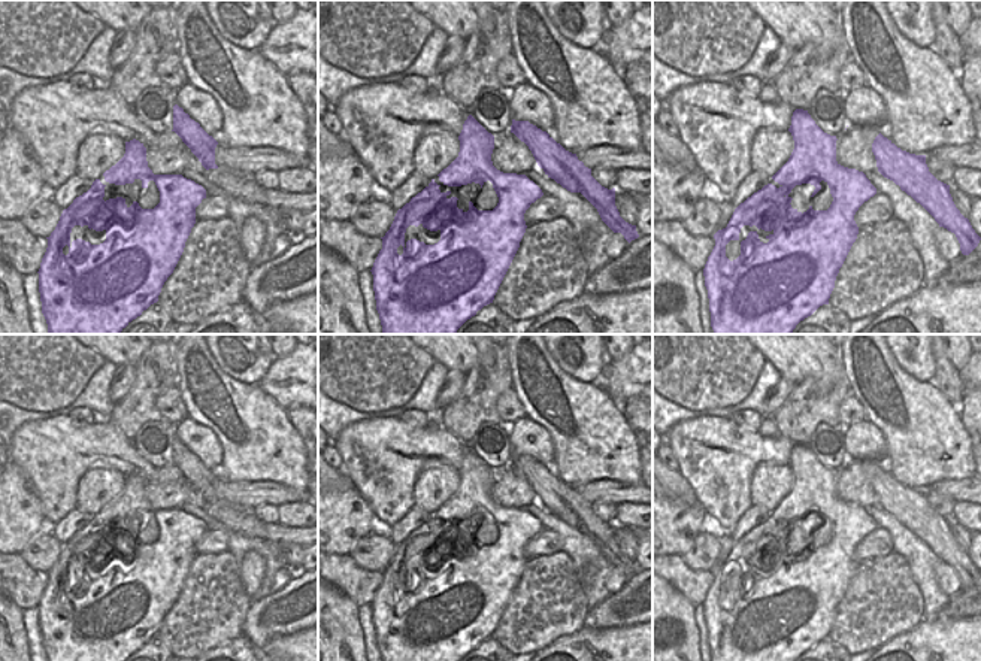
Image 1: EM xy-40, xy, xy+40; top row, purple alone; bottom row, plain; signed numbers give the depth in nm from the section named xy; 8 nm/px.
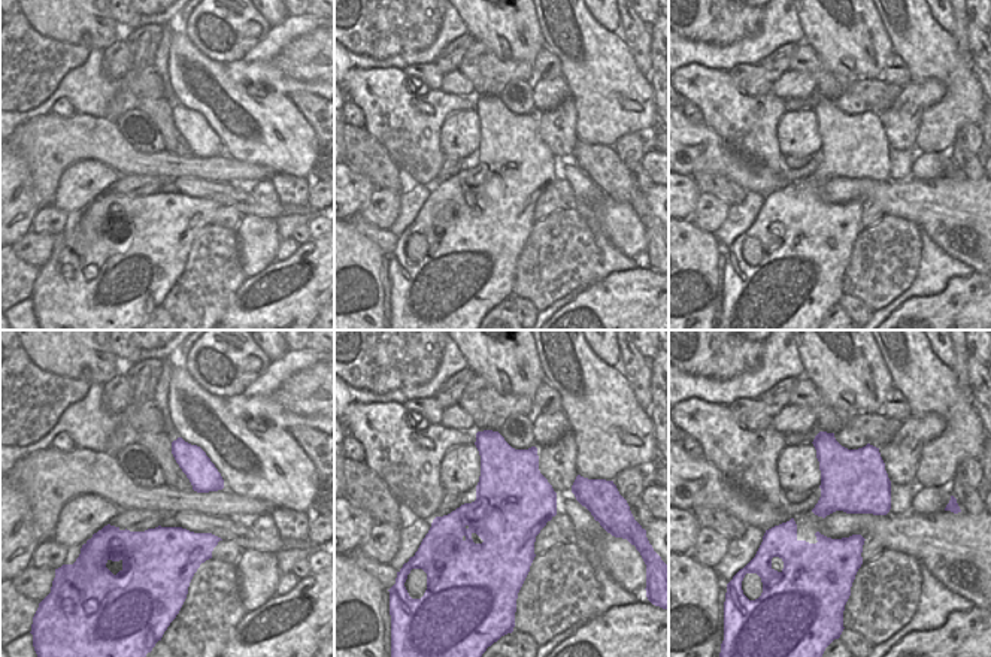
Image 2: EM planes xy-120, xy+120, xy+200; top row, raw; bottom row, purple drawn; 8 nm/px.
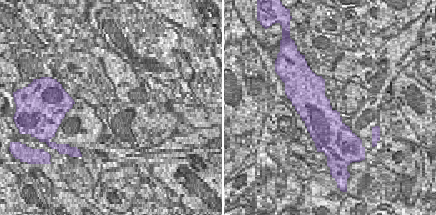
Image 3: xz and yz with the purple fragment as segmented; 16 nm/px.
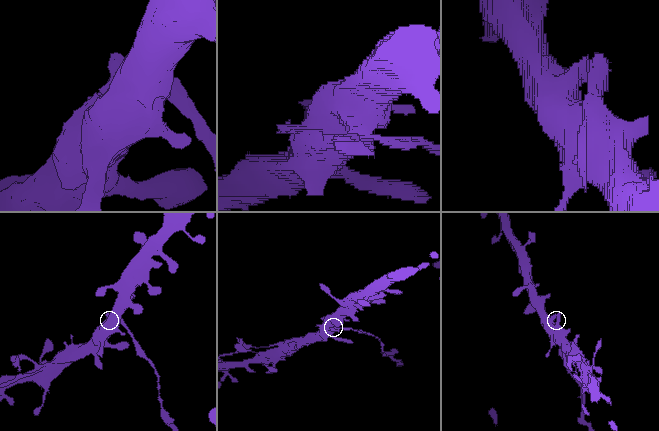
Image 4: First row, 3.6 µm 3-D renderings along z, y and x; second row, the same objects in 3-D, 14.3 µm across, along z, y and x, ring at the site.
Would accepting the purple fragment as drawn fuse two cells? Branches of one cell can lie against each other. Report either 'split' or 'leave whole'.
split

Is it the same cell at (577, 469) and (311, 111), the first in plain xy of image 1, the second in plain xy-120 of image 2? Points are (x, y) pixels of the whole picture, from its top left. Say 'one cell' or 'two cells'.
two cells

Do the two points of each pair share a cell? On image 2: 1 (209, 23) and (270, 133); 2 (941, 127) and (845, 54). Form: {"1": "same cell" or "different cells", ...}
{"1": "same cell", "2": "different cells"}

